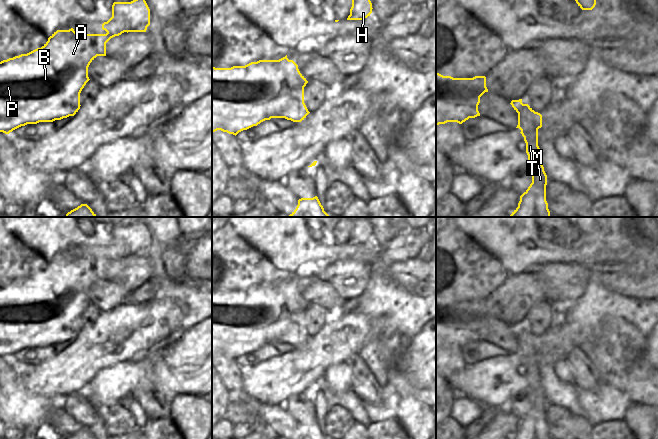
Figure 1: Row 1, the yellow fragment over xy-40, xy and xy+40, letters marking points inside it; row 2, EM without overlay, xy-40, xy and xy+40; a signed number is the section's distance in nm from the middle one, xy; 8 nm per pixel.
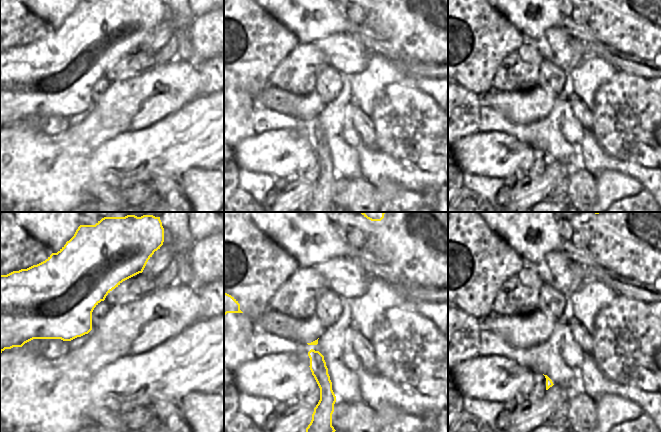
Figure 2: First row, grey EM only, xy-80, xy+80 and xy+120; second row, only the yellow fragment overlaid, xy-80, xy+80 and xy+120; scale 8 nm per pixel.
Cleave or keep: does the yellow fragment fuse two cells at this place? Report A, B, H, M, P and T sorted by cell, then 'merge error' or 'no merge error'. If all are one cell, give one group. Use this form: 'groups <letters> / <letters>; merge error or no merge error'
groups A B H M P T; no merge error

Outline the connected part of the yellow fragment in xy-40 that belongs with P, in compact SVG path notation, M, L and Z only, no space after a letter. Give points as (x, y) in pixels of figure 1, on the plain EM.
M144 222L131 226L114 226L112 241L102 248L106 258L85 258L69 254L57 254L41 271L27 278L21 278L0 286L0 356L9 358L27 348L53 346L74 340L80 333L80 317L88 301L88 291L97 280L106 280L106 267L124 256L146 256L150 249L150 233Z

